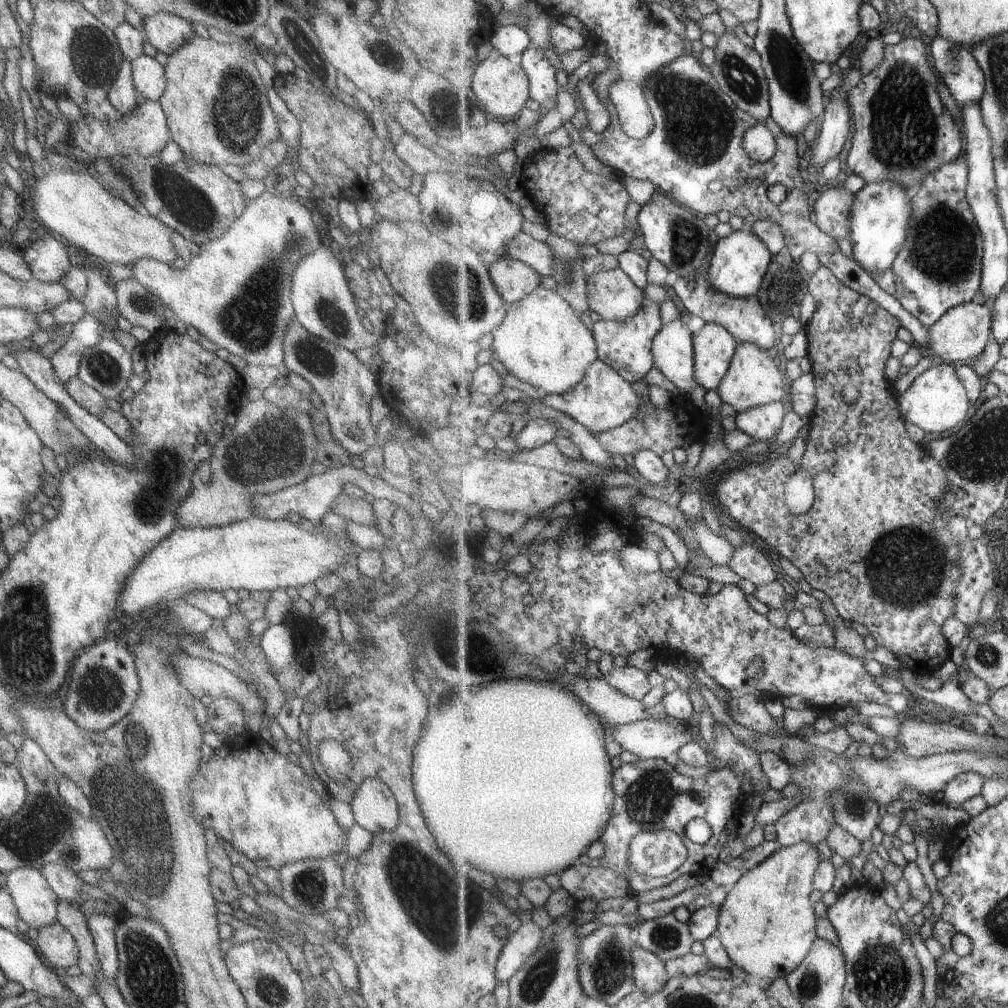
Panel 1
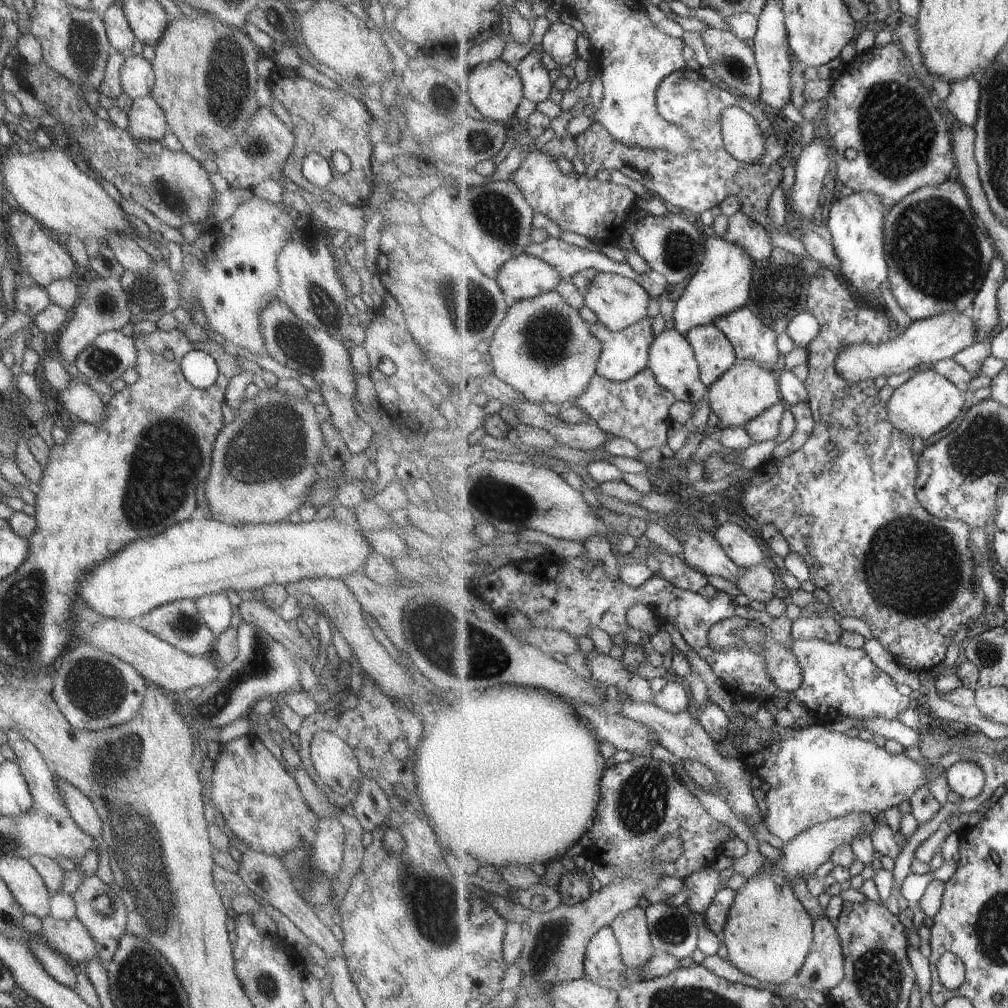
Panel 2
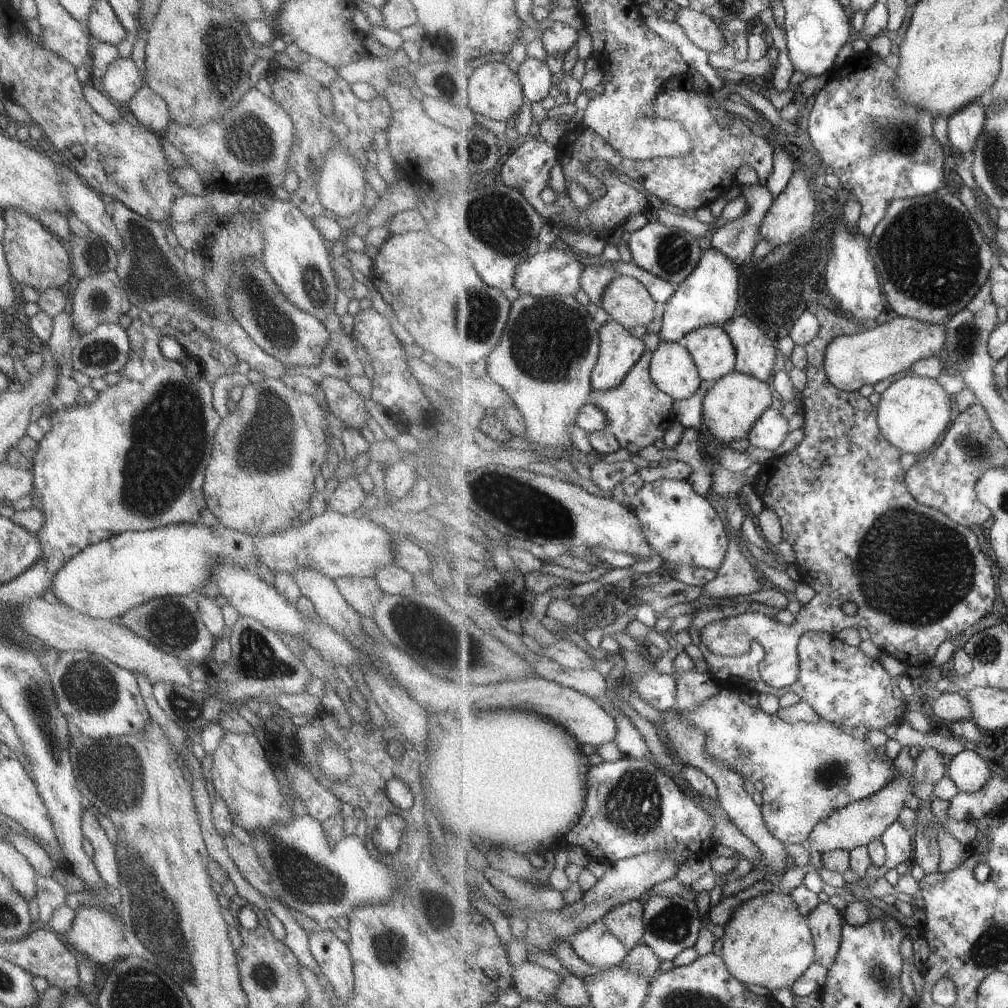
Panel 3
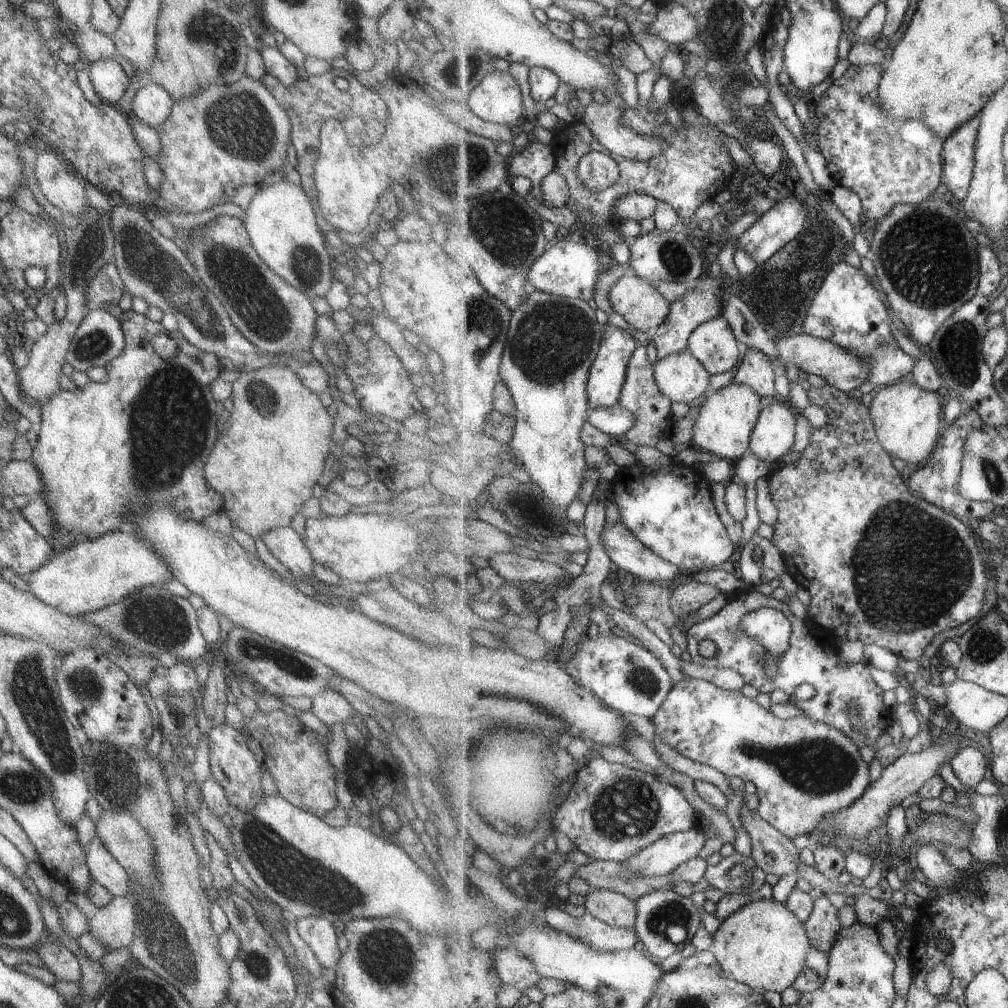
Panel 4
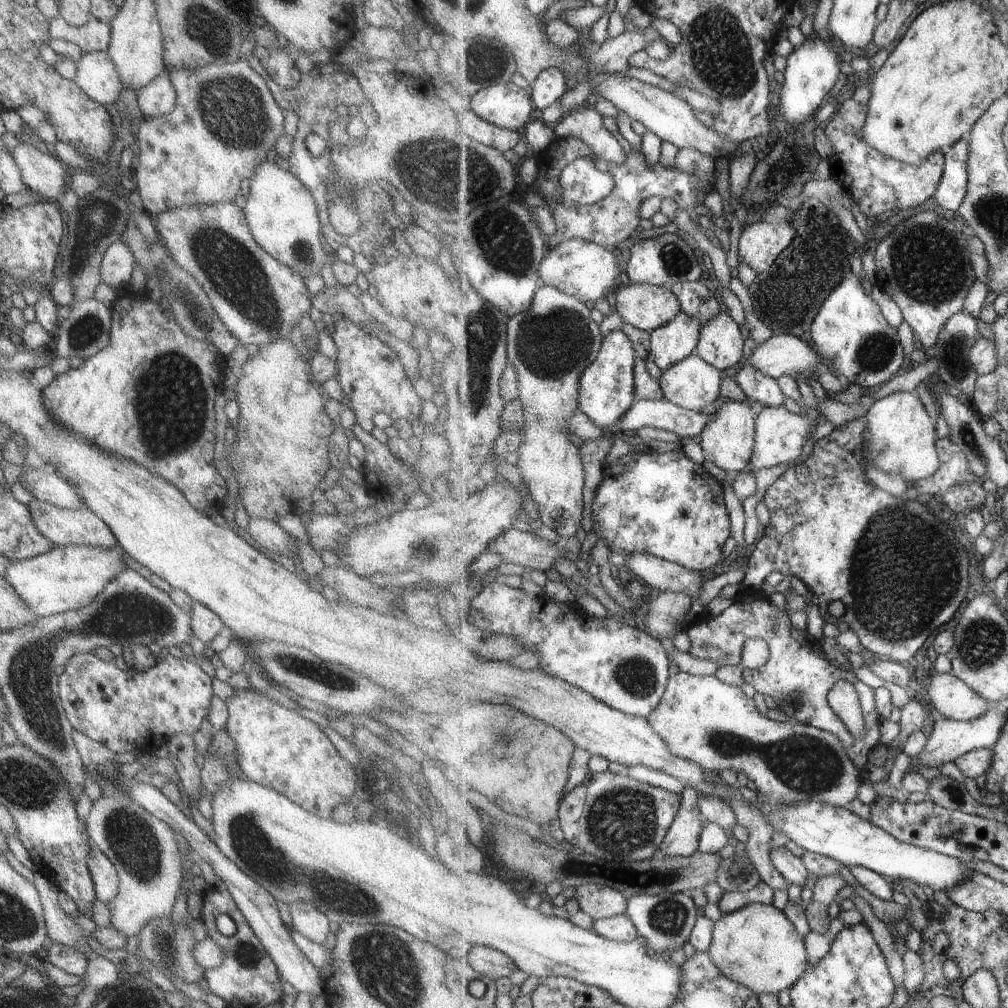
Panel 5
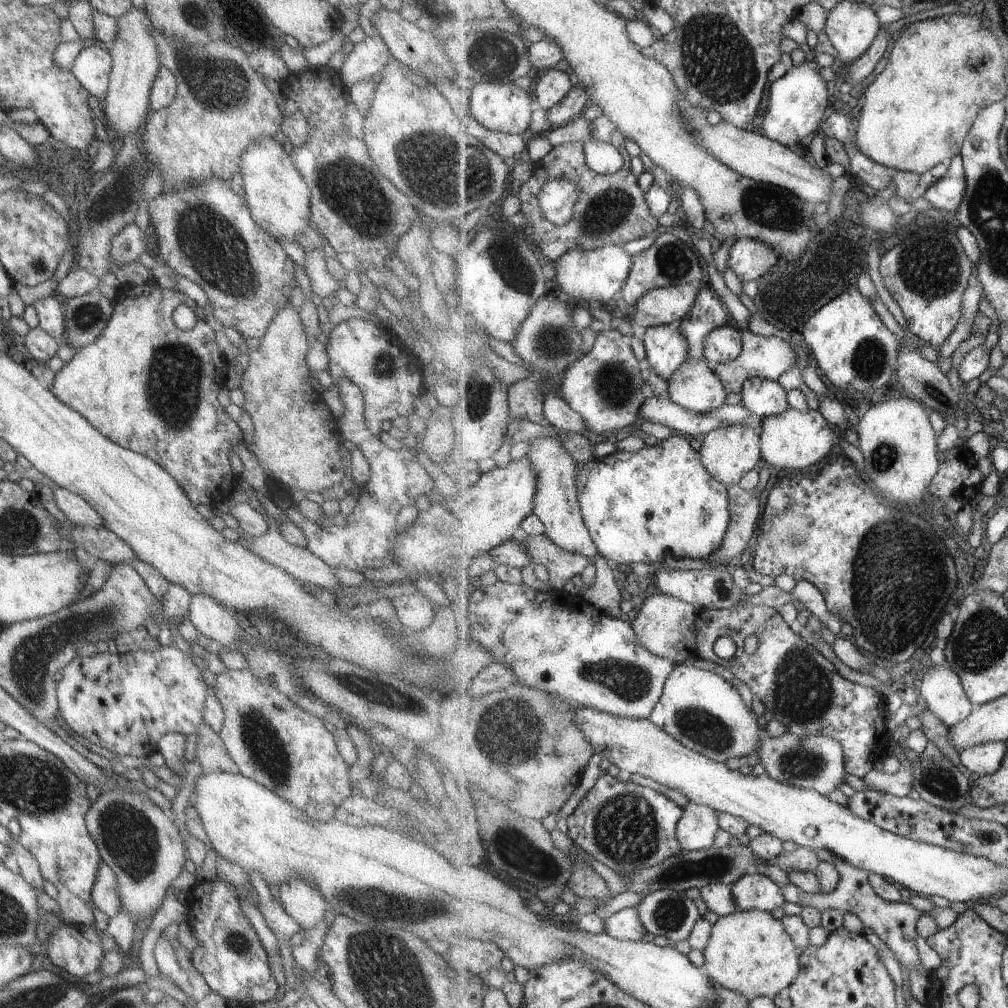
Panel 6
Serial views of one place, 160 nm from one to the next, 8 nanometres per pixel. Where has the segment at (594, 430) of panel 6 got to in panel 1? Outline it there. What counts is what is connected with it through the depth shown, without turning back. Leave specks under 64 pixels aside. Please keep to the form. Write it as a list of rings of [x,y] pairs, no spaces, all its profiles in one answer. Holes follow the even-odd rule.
[[[647,298],[642,311],[627,322],[613,322],[604,319],[595,322],[592,332],[598,342],[599,360],[609,364],[624,380],[633,384],[644,380],[656,367],[652,347],[655,336],[662,332],[661,306]]]

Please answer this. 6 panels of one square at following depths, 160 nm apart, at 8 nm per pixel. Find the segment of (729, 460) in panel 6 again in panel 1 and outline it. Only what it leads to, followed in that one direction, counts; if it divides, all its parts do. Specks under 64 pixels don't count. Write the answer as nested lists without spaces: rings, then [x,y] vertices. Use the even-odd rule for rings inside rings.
[[[755,342],[738,344],[738,350],[730,365],[730,372],[727,372],[716,392],[721,401],[733,407],[738,414],[743,414],[753,407],[761,407],[783,400],[787,394],[785,390],[787,382],[785,382],[785,374],[779,370],[780,367]]]

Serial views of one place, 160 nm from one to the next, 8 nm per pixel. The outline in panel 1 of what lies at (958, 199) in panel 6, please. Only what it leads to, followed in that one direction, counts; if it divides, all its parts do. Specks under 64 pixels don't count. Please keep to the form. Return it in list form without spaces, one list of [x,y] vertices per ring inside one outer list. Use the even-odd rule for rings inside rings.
[[[943,36],[933,39],[929,48],[934,69],[956,102],[961,107],[980,102],[985,93],[986,76],[971,49],[957,48]]]

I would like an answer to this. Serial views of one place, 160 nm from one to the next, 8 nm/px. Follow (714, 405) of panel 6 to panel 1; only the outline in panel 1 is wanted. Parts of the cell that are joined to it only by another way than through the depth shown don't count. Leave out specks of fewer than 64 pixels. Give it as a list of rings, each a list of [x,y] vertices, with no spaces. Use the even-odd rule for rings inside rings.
[[[683,320],[667,323],[662,332],[655,336],[652,352],[658,370],[661,370],[681,392],[690,396],[691,390],[699,384],[693,368],[693,334]]]

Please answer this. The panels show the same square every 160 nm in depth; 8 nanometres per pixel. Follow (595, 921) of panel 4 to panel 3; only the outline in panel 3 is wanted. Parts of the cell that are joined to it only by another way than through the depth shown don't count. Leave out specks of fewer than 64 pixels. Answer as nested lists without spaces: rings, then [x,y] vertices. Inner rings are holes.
[[[603,919],[574,934],[571,944],[576,953],[595,970],[621,965],[630,954],[626,944],[609,930]]]

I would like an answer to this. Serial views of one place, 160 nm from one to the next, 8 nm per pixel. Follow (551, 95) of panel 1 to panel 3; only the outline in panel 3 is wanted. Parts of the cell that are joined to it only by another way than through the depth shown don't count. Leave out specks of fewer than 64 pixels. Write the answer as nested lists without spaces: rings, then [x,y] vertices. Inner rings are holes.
[[[529,58],[518,66],[516,73],[522,81],[524,95],[530,102],[541,102],[550,95],[554,73],[546,63]]]

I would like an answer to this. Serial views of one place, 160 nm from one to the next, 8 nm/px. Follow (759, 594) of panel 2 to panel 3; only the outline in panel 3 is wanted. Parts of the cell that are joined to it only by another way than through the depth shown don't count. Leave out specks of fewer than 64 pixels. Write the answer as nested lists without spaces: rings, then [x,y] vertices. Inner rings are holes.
[[[731,531],[728,532],[731,538],[729,551],[716,577],[703,587],[704,596],[729,599],[741,594],[758,593],[768,586],[763,573],[745,556],[743,542],[731,535]]]

